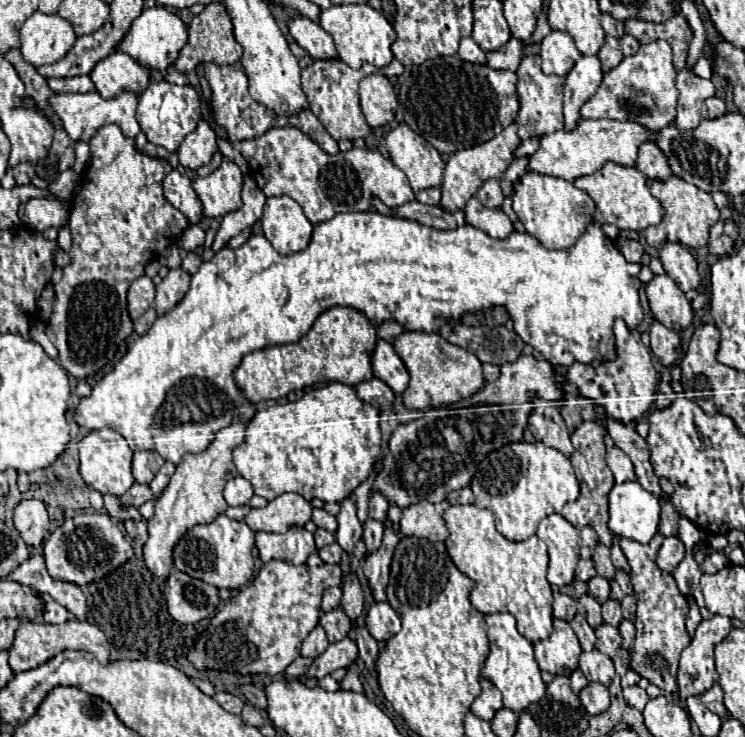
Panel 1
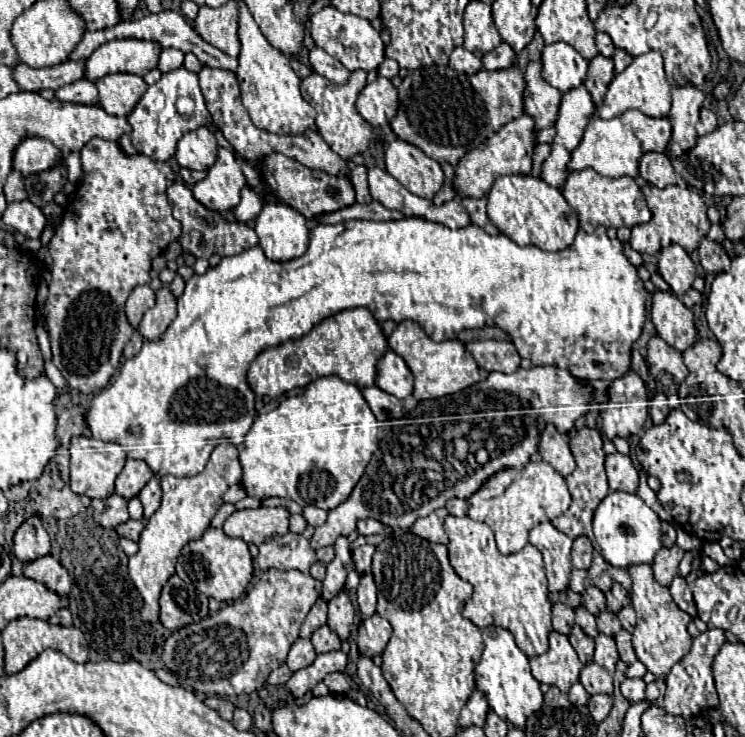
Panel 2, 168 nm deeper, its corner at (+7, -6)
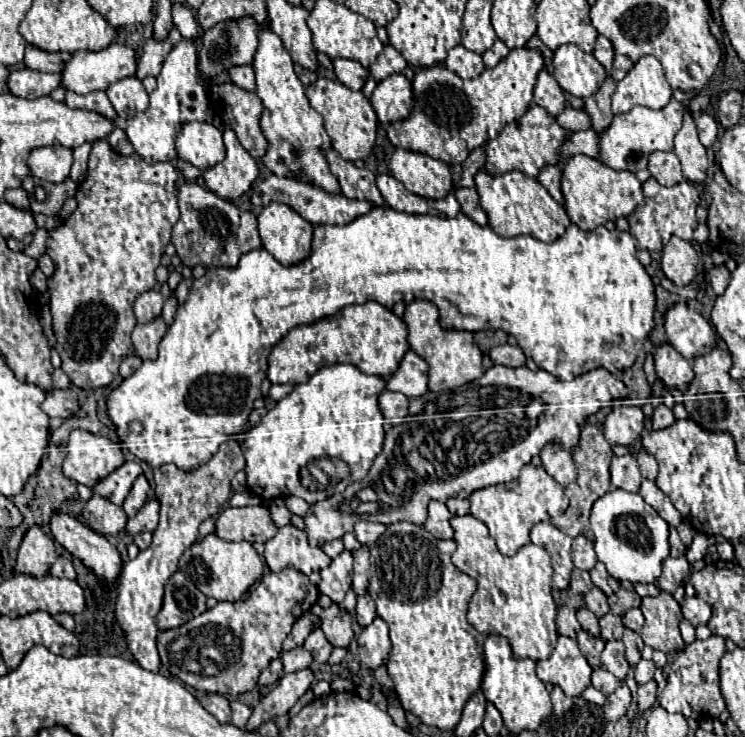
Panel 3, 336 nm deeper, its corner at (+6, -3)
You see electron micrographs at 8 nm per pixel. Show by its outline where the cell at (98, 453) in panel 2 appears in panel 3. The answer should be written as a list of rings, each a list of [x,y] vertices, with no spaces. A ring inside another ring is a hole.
[[[85,430],[71,432],[67,450],[69,452],[63,462],[65,476],[89,488],[125,462],[119,442],[111,442],[109,438],[95,436]]]

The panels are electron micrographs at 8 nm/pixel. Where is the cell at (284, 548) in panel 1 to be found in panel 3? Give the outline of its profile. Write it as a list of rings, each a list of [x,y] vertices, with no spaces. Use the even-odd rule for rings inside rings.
[[[295,526],[279,528],[277,536],[265,542],[265,562],[271,572],[281,572],[287,566],[303,574],[321,570],[331,564],[331,558],[321,548],[311,548],[307,534]]]

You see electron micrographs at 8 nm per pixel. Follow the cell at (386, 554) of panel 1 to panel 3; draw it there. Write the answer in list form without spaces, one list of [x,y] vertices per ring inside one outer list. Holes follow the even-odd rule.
[[[369,594],[359,596],[357,598],[357,622],[361,626],[367,626],[373,622],[375,616],[377,616],[377,610],[375,610],[375,602],[371,600],[371,596]]]

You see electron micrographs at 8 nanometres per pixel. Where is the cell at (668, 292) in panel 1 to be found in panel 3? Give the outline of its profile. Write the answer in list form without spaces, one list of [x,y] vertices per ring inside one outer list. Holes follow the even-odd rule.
[[[685,302],[673,304],[663,318],[667,342],[687,360],[707,354],[715,348],[715,338],[709,322],[691,310]]]

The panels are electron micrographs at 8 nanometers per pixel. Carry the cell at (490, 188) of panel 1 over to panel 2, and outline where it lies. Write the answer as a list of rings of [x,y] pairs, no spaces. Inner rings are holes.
[[[462,197],[462,207],[466,209],[470,221],[474,225],[478,225],[480,229],[484,229],[488,235],[498,235],[500,231],[490,223],[488,215],[486,215],[486,197],[482,199],[472,199],[472,197]]]

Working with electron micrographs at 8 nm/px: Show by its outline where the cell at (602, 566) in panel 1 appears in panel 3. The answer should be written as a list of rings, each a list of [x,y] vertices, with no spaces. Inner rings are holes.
[[[597,562],[595,568],[591,570],[591,580],[593,580],[593,584],[595,584],[597,588],[601,588],[607,596],[613,594],[613,592],[619,588],[619,582],[613,580],[613,578],[607,574],[607,570],[605,570],[605,566],[603,566],[601,562]]]

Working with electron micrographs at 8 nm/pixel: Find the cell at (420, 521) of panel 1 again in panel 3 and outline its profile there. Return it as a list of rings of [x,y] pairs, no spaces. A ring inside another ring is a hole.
[[[431,500],[427,522],[423,524],[423,528],[441,540],[453,538],[453,528],[449,526],[449,518],[451,518],[451,512],[447,510],[447,506],[439,500]]]

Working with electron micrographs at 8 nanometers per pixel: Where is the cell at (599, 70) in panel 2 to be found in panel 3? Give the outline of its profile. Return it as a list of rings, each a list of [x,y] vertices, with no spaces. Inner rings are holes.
[[[611,76],[605,78],[605,82],[599,86],[599,90],[585,98],[585,110],[587,114],[591,116],[591,124],[593,124],[593,130],[595,132],[601,132],[603,128],[609,126],[611,118],[613,118],[613,112],[611,112],[611,94],[615,90],[615,82]]]

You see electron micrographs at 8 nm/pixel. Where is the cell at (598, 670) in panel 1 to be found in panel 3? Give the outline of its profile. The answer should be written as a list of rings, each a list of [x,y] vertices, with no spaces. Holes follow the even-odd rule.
[[[597,668],[597,670],[593,670],[593,674],[591,674],[591,684],[599,690],[599,692],[603,692],[603,694],[611,694],[611,692],[615,692],[615,688],[617,688],[617,678],[607,670],[607,668]]]

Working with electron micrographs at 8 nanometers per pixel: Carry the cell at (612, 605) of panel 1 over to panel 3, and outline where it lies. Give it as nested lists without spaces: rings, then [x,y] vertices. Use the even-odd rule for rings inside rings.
[[[605,614],[603,618],[599,618],[599,624],[601,624],[601,638],[603,640],[613,640],[619,636],[619,616],[613,616],[613,614]]]

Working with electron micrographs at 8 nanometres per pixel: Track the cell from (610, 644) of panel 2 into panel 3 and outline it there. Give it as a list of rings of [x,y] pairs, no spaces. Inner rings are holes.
[[[609,640],[605,644],[605,650],[601,654],[601,664],[613,676],[617,676],[619,680],[625,680],[627,670],[629,670],[629,664],[625,660],[625,648],[623,648],[623,642],[621,640]]]

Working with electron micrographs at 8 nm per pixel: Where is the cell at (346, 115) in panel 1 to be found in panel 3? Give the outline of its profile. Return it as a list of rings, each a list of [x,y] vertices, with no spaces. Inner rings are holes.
[[[317,78],[317,82],[309,84],[305,90],[311,106],[323,116],[325,130],[331,138],[331,146],[345,158],[345,160],[359,160],[367,158],[375,144],[375,132],[377,132],[377,114],[371,108],[369,100],[363,96],[361,90],[349,90],[337,80],[329,78]]]

